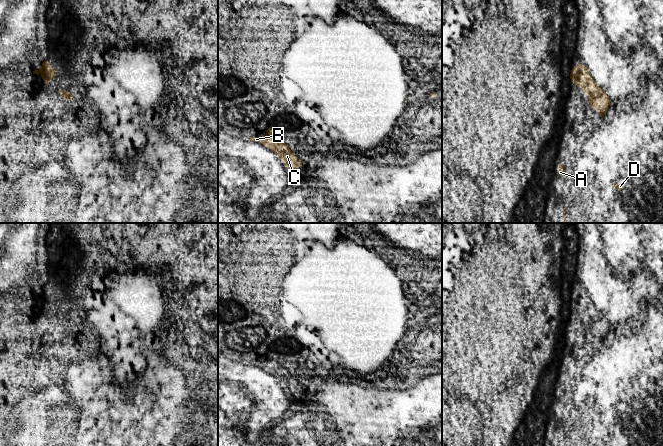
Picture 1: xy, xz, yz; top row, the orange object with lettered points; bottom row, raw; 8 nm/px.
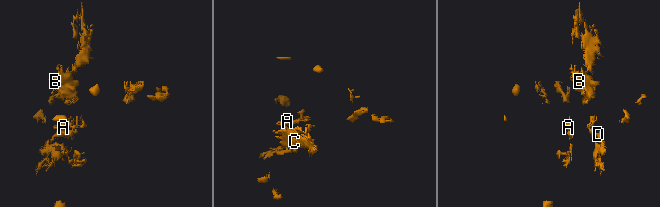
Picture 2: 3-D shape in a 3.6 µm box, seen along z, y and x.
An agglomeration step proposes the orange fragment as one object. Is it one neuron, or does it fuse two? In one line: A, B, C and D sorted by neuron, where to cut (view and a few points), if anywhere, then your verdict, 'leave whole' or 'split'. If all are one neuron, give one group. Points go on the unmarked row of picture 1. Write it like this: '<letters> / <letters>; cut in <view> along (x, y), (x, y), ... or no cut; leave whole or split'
A / B C D; cut in yz along (583, 289), (579, 301), (570, 304); split

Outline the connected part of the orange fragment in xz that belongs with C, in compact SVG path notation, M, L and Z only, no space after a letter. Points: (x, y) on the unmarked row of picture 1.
M270 350L270 352L265 355L266 359L264 361L251 361L249 365L258 366L264 369L267 373L274 376L278 382L282 382L282 388L287 394L305 391L303 385L291 375L291 373L284 367L283 363L277 361L272 356L272 350Z

